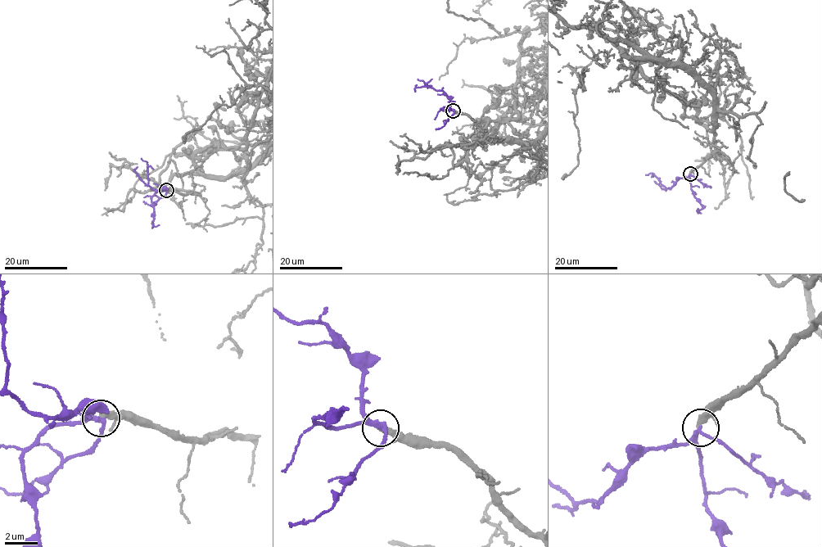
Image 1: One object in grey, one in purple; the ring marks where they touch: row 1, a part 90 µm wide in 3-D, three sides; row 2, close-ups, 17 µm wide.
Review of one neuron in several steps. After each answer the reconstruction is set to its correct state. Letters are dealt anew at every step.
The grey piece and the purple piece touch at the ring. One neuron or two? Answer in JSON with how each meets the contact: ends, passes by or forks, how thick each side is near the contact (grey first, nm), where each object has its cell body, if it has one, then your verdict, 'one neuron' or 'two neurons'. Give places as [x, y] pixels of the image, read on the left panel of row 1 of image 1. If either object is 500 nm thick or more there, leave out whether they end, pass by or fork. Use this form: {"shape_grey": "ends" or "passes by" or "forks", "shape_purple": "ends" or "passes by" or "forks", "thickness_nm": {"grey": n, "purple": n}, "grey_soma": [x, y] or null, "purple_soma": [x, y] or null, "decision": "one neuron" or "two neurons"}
{"shape_grey": "ends", "shape_purple": "passes by", "thickness_nm": {"grey": 360, "purple": 240}, "grey_soma": null, "purple_soma": null, "decision": "two neurons"}

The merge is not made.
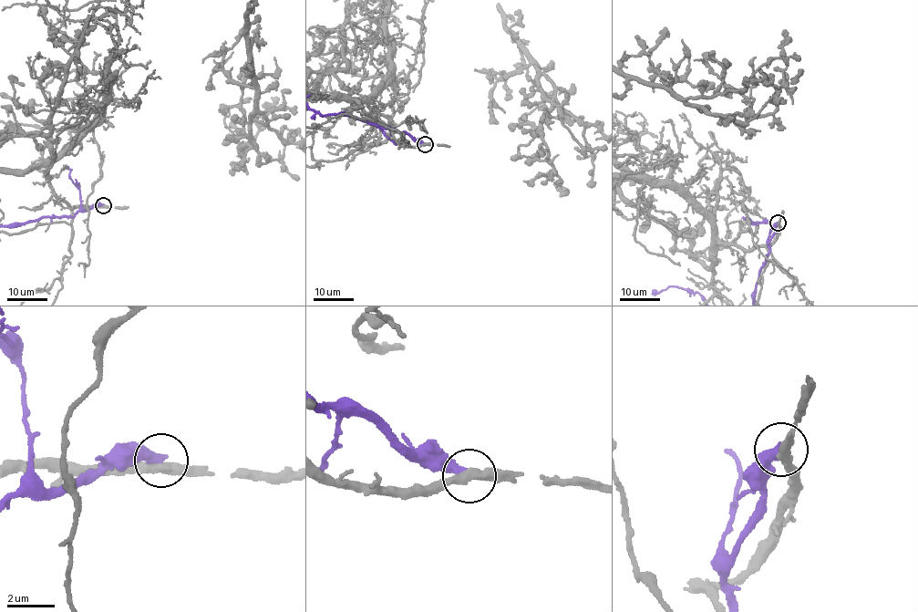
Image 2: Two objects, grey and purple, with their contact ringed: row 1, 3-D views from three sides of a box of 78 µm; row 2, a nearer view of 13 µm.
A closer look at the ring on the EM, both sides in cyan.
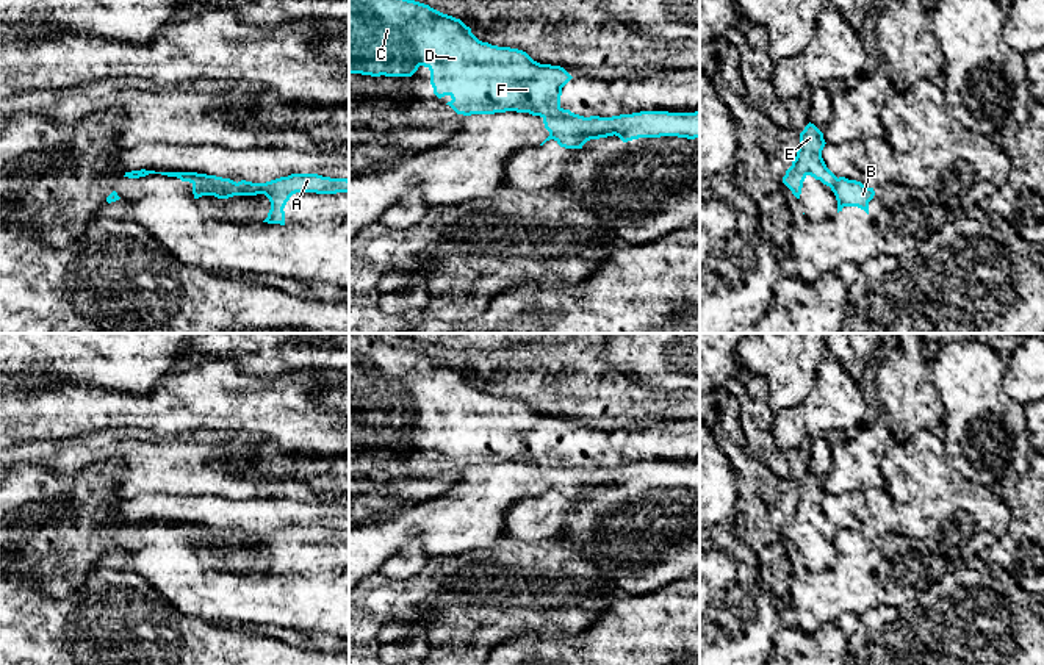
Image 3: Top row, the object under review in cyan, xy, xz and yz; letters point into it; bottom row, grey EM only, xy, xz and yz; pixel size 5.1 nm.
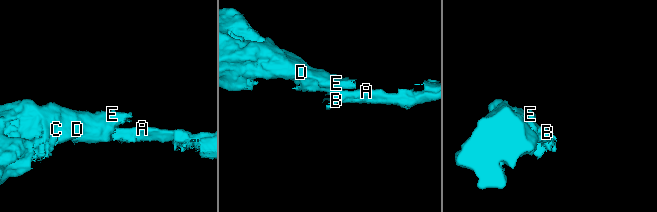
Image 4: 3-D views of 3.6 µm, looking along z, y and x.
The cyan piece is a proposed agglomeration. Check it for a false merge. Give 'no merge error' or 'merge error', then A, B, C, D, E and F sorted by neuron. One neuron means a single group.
merge error; A B / C D E F

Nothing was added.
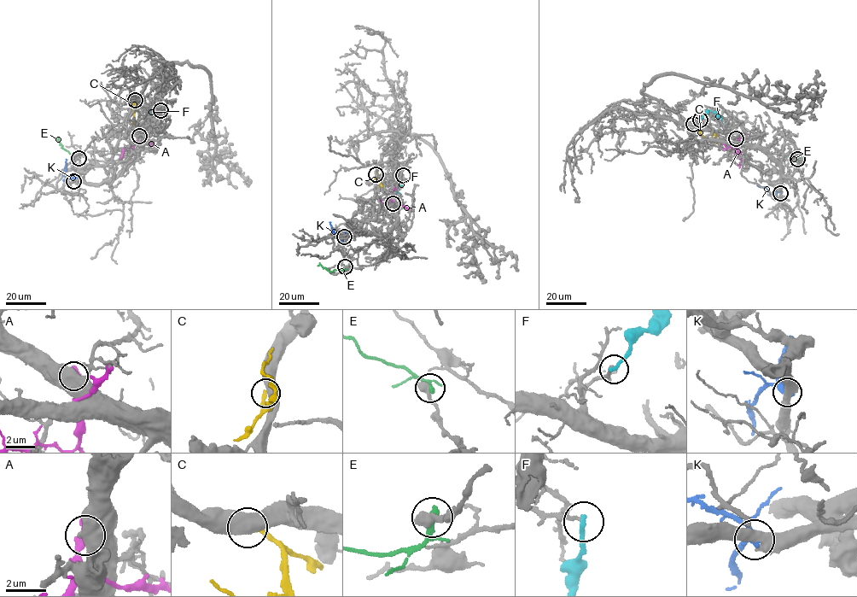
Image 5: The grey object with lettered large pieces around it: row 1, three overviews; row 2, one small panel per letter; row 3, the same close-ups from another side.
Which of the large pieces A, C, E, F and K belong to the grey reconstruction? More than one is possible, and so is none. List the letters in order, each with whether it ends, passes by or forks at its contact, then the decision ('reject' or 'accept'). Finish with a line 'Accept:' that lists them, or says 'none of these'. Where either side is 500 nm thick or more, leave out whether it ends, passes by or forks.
A: reject
C: reject
E: reject
F: it ends | reject
K: reject
Accept: none of these

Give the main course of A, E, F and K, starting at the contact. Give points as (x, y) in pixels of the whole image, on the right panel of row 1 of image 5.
A: (736, 138), (740, 152), (739, 168)
E: (797, 159), (799, 157), (782, 155)
F: (700, 119), (708, 110), (719, 115), (724, 124)
K: (780, 193), (774, 195), (765, 186), (757, 185)

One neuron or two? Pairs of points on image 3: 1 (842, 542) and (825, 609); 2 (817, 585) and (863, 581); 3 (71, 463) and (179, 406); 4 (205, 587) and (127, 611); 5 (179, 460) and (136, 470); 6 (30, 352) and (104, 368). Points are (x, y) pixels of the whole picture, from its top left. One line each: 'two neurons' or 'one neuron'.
1: one neuron
2: one neuron
3: two neurons
4: two neurons
5: one neuron
6: one neuron

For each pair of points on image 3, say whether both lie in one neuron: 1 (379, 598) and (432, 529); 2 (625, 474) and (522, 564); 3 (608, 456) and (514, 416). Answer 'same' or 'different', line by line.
1: different
2: different
3: same

